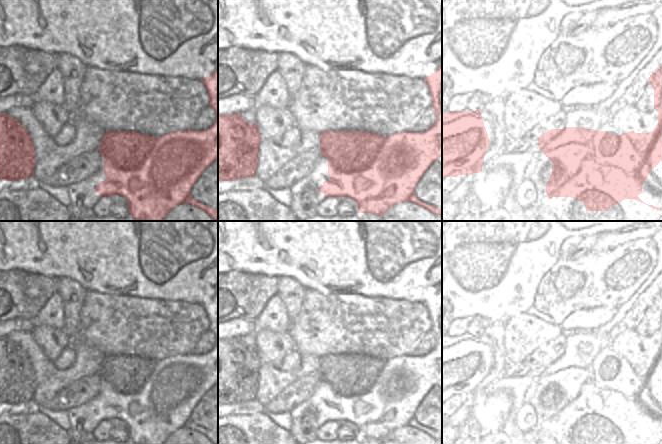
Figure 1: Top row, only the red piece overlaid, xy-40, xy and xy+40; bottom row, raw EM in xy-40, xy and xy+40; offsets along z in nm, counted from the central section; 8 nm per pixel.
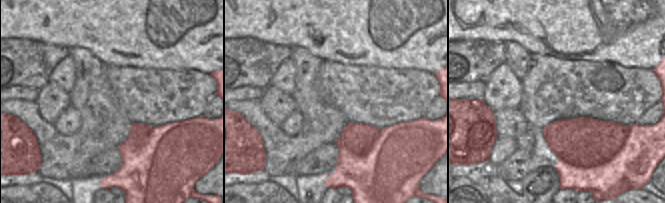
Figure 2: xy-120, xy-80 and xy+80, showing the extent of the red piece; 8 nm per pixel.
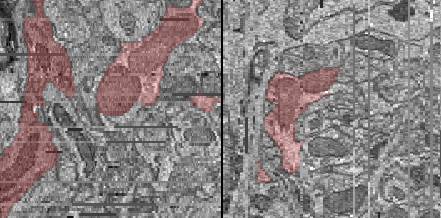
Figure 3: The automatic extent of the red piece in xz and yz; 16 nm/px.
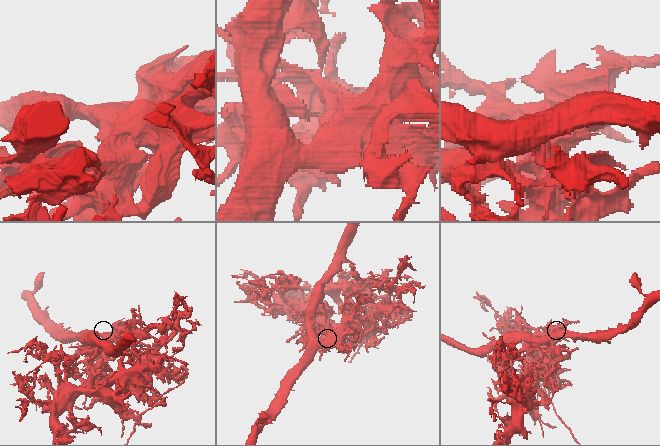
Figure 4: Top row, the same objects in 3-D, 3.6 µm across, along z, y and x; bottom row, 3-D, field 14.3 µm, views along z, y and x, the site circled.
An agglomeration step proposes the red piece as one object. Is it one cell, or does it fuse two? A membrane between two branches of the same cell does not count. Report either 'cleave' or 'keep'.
cleave

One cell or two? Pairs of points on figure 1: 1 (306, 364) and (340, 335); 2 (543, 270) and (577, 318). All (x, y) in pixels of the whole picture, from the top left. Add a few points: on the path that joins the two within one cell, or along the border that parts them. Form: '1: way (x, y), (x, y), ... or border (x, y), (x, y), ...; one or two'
1: border (300, 354), (314, 354), (319, 357); two
2: border (536, 287), (553, 292), (580, 292), (582, 294); two

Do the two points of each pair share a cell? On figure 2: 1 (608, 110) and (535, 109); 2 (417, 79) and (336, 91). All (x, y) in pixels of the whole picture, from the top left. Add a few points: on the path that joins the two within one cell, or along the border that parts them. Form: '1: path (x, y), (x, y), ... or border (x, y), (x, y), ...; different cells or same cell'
1: path (590, 104), (553, 104); same cell
2: path (397, 91), (356, 91); same cell

